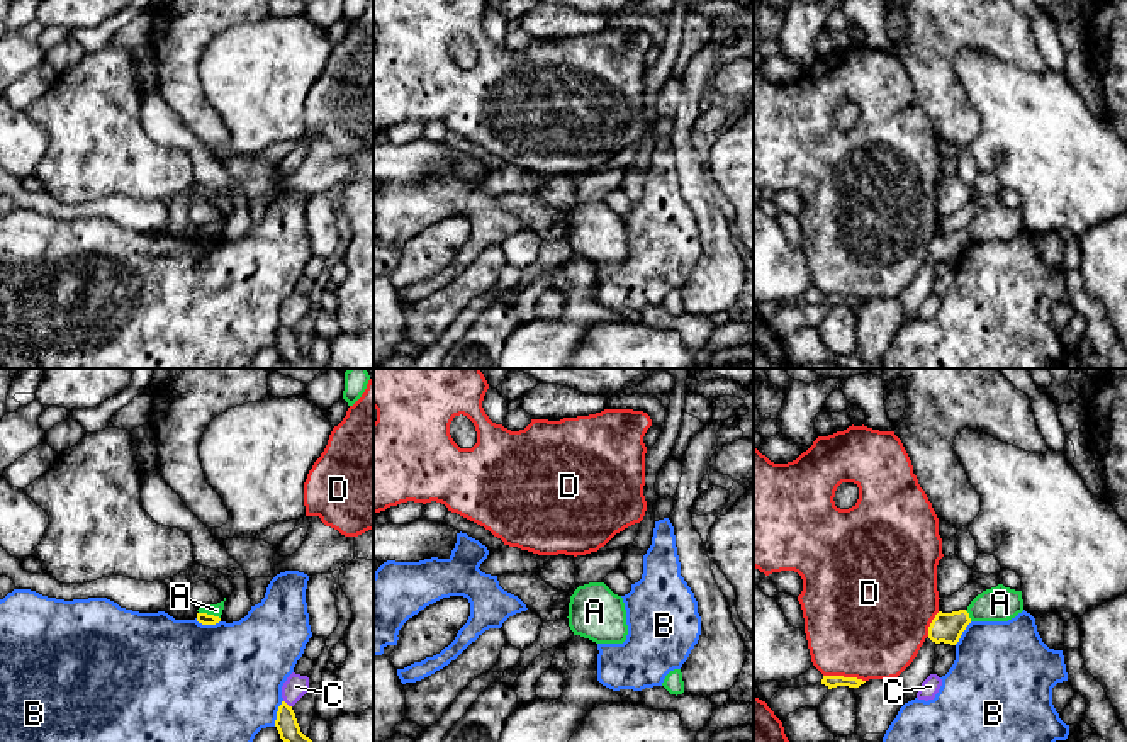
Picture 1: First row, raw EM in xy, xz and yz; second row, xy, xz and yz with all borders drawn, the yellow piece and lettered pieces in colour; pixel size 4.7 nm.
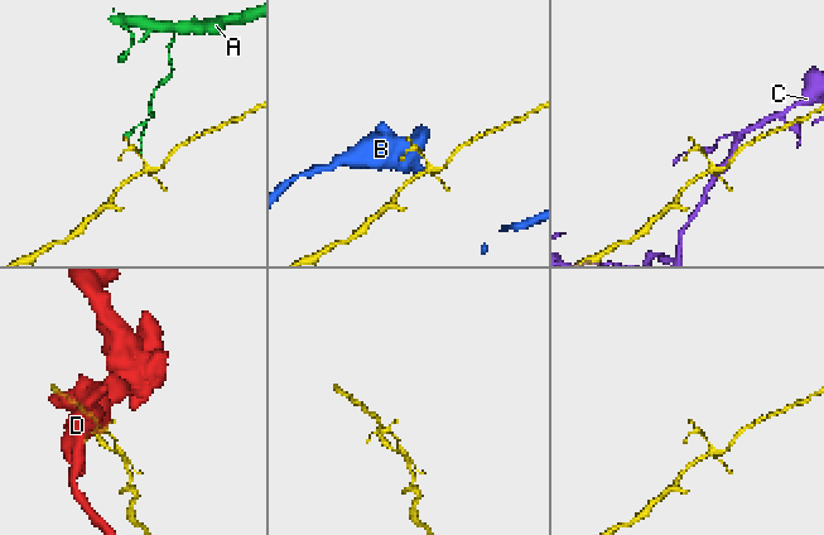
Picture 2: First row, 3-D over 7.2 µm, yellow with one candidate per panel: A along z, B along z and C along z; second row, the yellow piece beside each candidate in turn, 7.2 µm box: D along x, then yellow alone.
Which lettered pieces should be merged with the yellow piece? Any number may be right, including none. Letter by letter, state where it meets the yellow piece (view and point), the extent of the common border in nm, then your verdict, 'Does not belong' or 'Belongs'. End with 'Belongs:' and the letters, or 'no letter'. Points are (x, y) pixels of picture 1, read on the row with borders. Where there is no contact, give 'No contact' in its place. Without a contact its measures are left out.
A: Touches yellow at xy (209, 615). Shared border 110 nm. Does not belong
B: Touches yellow at xy (207, 623). Shared border 120 nm. Does not belong
C: Touches yellow at xy (285, 703). Shared border 50 nm. Does not belong
D: Touches yellow at yz (842, 676). Shared border 200 nm. Does not belong
Belongs: no letter

